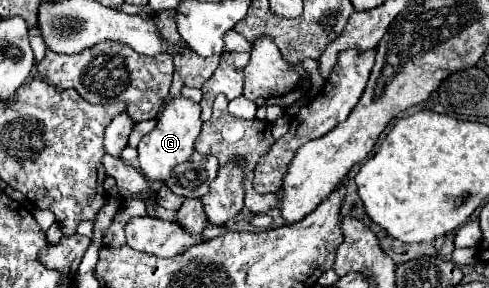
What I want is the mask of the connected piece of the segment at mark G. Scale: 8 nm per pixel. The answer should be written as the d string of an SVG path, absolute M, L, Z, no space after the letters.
M177 97L173 99L171 103L167 103L165 111L161 113L159 121L157 121L157 127L145 135L137 147L139 151L139 165L141 165L141 171L143 175L149 179L149 181L161 181L165 183L165 179L169 179L169 175L173 173L173 169L185 161L189 161L189 157L193 155L195 147L195 139L199 137L201 133L201 107L185 97Z

